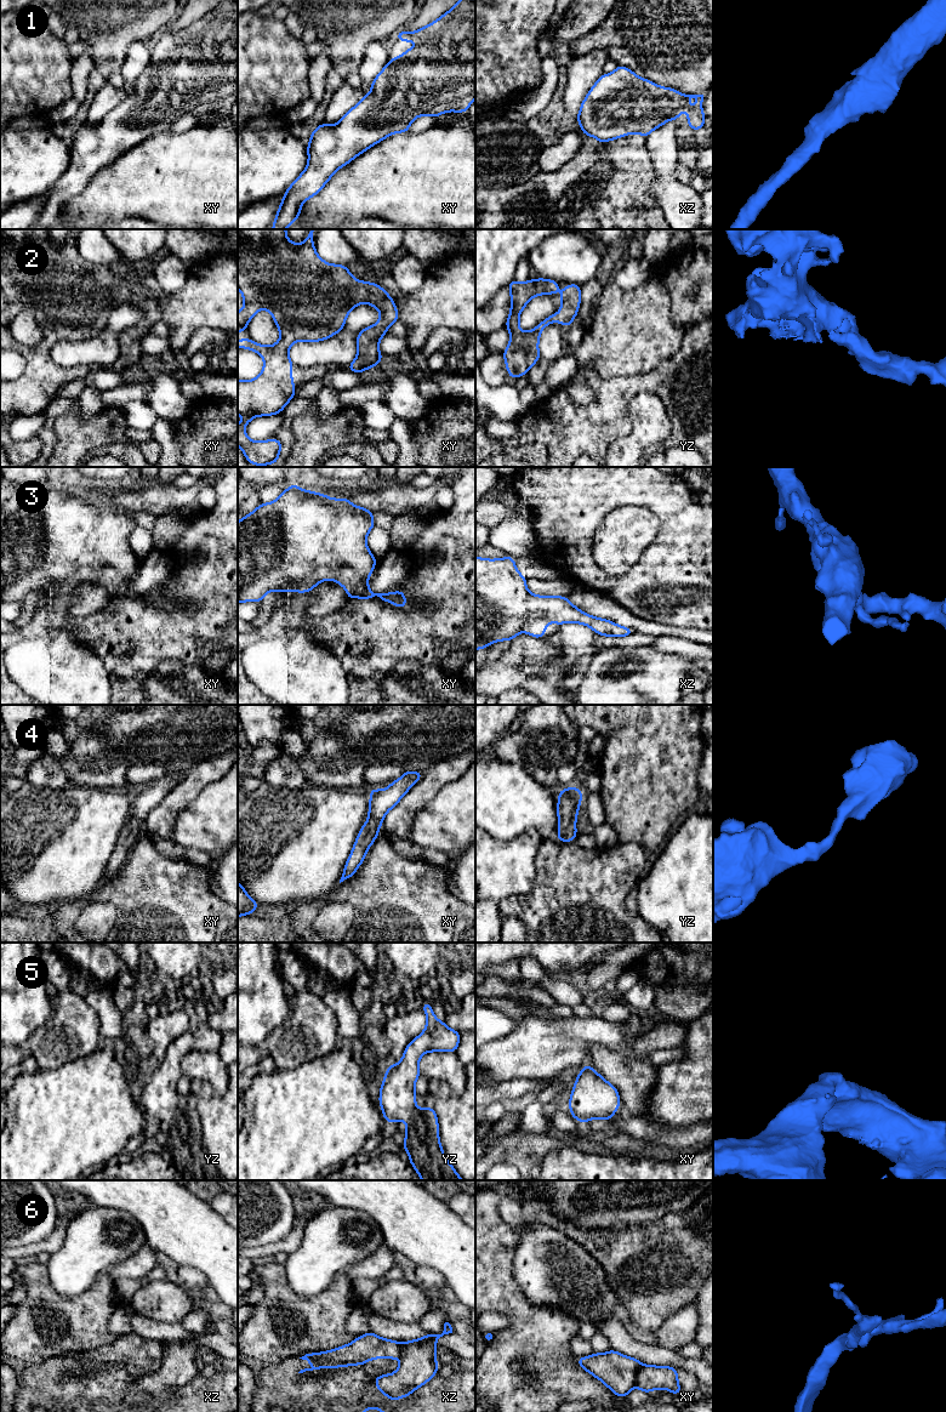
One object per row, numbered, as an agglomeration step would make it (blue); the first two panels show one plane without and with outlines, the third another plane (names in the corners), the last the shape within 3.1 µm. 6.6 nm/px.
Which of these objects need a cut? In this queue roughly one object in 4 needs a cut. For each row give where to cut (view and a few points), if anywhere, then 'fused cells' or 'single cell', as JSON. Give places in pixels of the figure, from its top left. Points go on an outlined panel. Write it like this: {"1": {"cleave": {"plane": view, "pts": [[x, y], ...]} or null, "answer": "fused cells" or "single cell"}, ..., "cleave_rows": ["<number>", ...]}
{"1": {"cleave": null, "answer": "single cell"}, "2": {"cleave": null, "answer": "single cell"}, "3": {"cleave": null, "answer": "single cell"}, "4": {"cleave": null, "answer": "single cell"}, "5": {"cleave": null, "answer": "single cell"}, "6": {"cleave": {"plane": "xy", "pts": [[642, 1365], [637, 1372], [636, 1385]]}, "answer": "fused cells"}, "cleave_rows": ["6"]}

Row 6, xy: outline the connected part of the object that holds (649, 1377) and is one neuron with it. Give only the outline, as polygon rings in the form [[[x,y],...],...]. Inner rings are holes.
[[[642,1365],[637,1372],[637,1387],[650,1393],[654,1389],[666,1389],[679,1396],[680,1385],[678,1383],[677,1370],[671,1366]]]

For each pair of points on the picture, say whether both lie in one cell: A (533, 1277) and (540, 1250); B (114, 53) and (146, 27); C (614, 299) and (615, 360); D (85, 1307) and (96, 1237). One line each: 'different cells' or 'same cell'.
A: same cell
B: same cell
C: same cell
D: different cells

